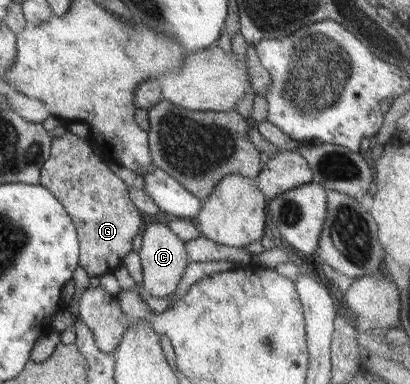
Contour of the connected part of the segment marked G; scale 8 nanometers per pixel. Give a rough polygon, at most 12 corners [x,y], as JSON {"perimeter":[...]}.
{"perimeter":[[86,140],[51,141],[39,185],[77,229],[89,277],[118,271],[145,225]]}

